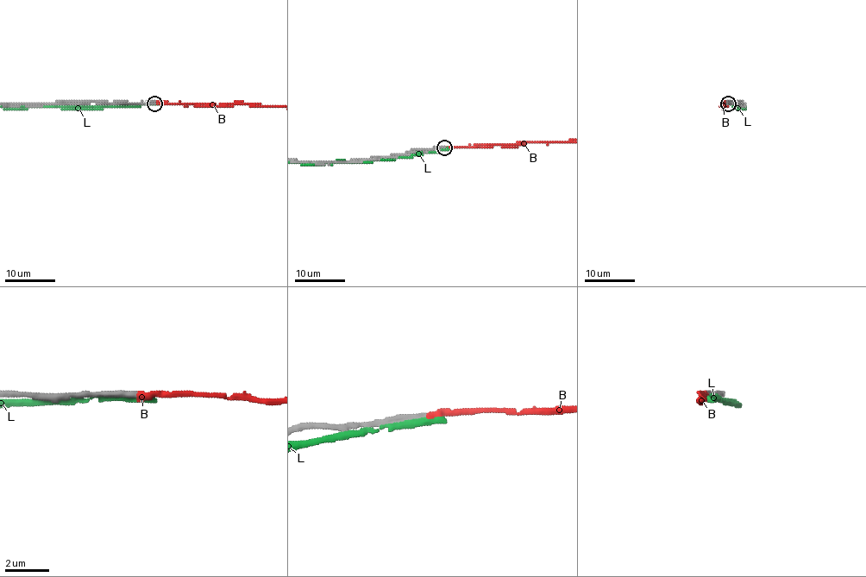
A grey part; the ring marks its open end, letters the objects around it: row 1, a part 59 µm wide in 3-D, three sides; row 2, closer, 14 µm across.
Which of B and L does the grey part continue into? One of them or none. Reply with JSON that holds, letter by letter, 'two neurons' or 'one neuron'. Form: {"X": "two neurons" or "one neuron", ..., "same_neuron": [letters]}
{"B": "one neuron", "L": "two neurons", "same_neuron": ["B"]}

